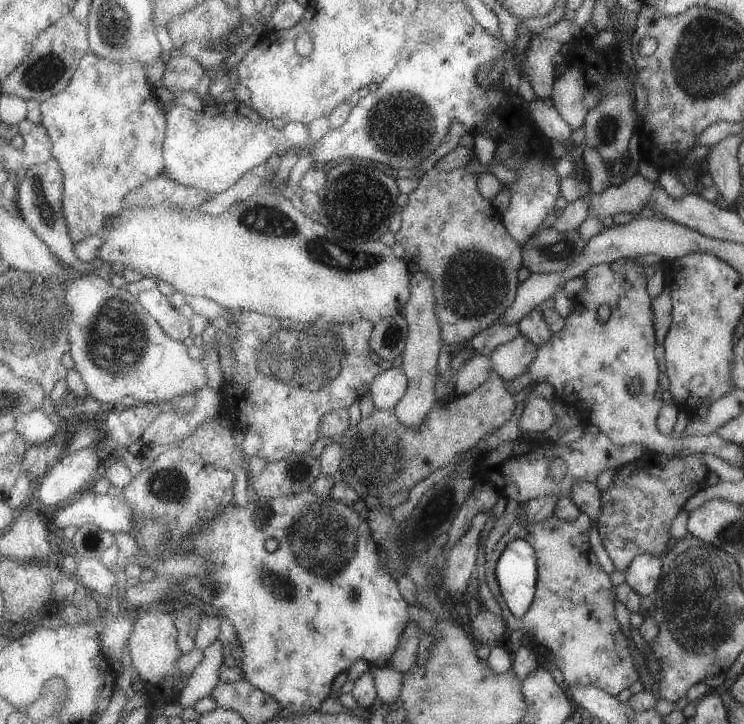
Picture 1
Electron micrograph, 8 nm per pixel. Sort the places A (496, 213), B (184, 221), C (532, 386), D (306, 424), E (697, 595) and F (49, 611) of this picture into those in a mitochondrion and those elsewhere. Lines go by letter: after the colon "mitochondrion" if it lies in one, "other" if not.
A: other
B: other
C: other
D: other
E: mitochondrion
F: other

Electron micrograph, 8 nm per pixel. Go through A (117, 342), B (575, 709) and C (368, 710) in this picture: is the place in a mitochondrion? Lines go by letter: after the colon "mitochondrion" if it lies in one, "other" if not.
A: mitochondrion
B: other
C: other

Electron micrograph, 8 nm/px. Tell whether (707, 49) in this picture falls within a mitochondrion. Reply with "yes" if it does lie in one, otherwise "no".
yes

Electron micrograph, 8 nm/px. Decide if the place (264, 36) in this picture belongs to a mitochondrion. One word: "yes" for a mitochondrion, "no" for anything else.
no

